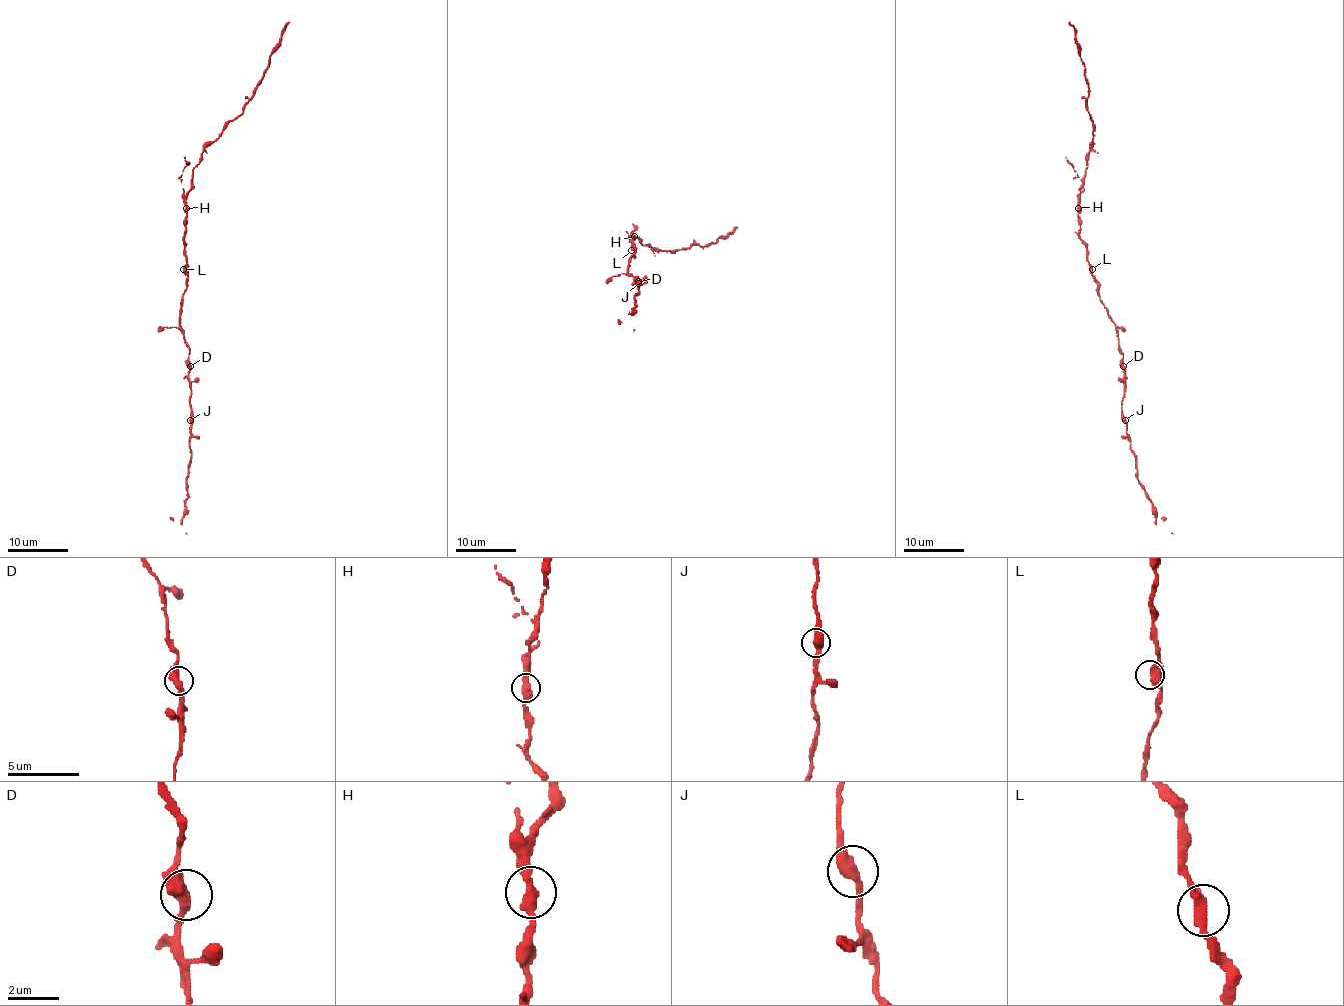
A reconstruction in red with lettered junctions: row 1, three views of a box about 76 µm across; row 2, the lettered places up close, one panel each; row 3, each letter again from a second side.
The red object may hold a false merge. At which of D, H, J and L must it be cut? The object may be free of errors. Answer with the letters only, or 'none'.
H

